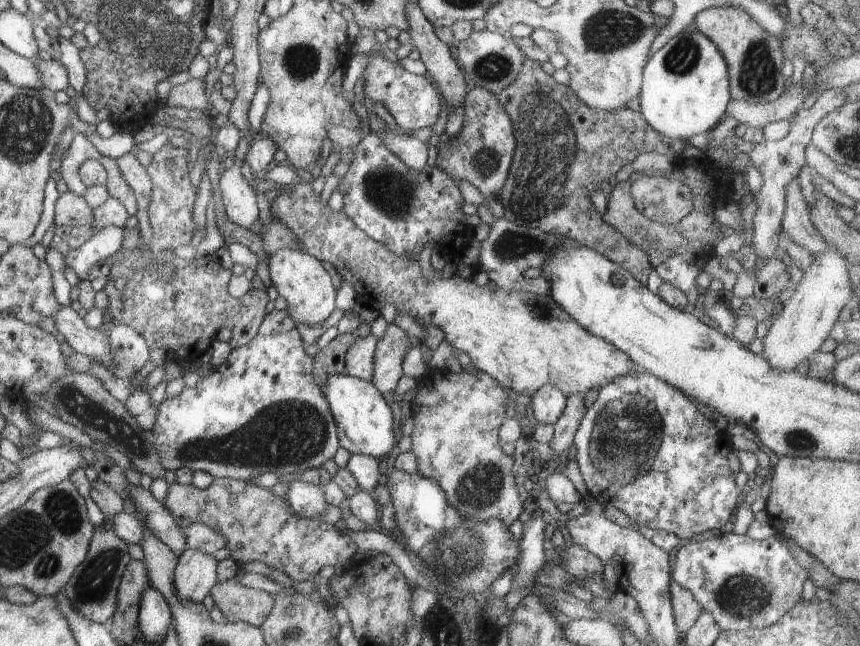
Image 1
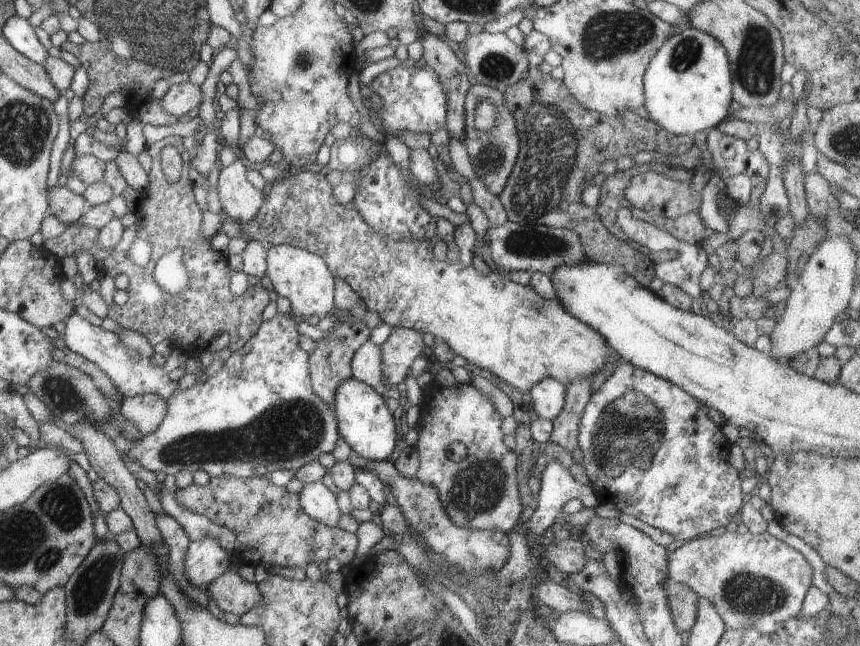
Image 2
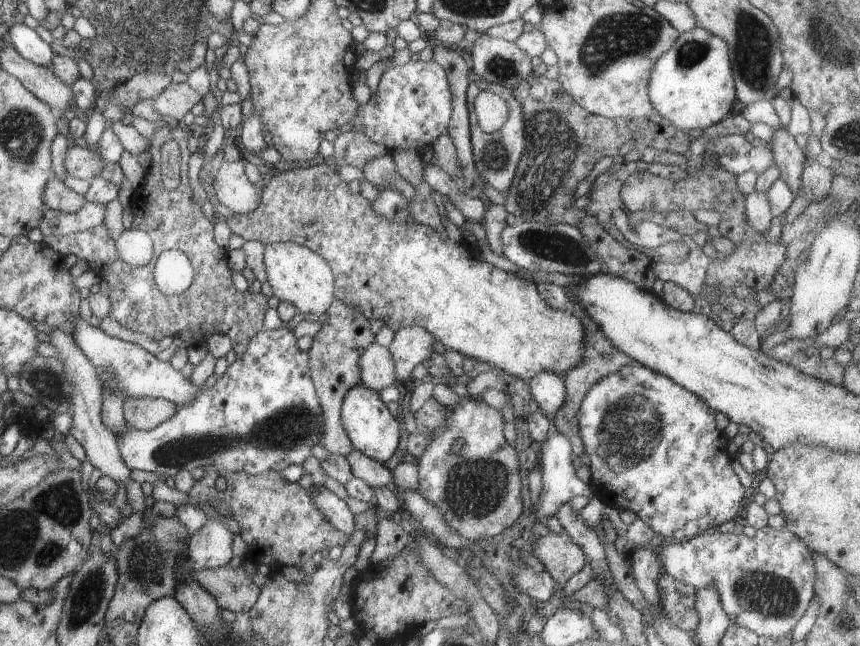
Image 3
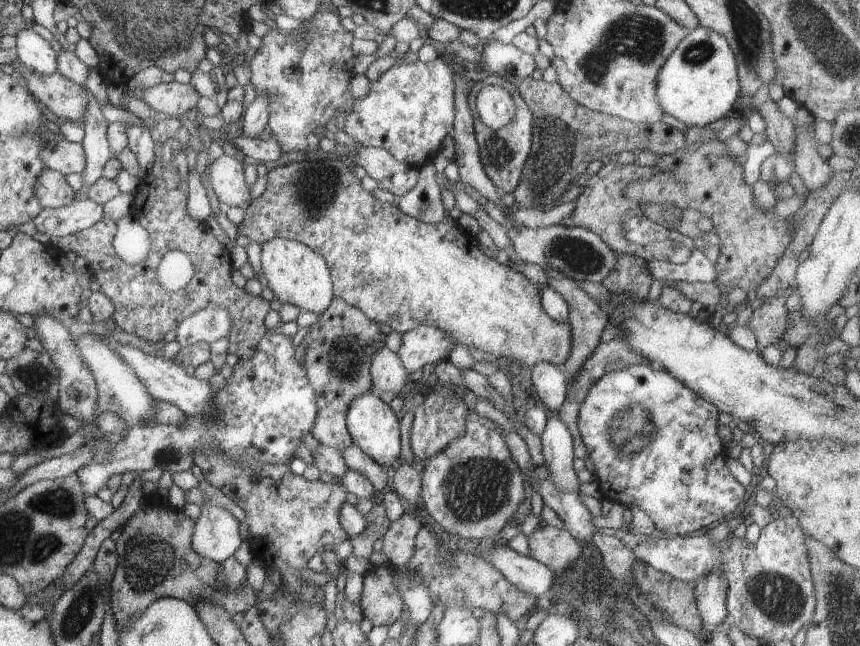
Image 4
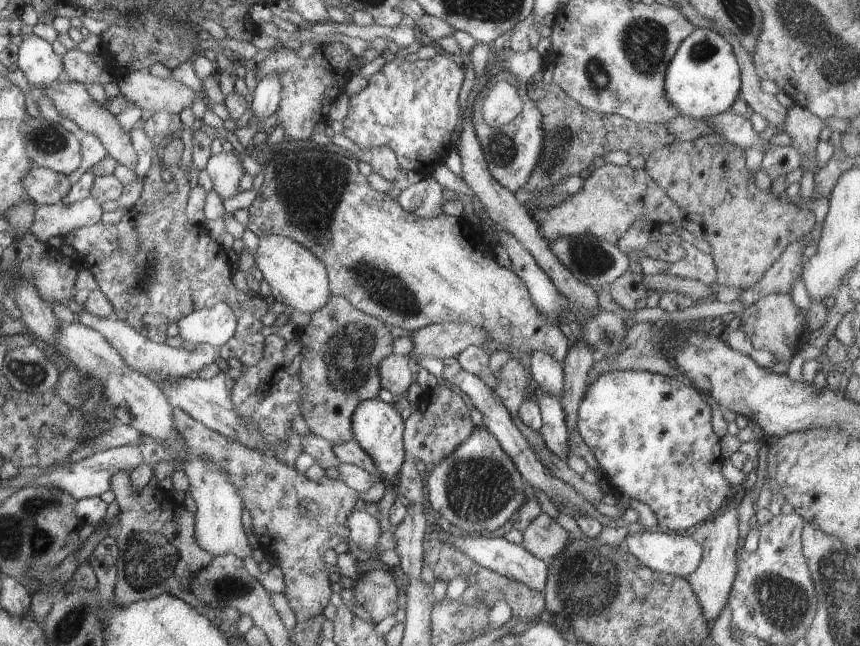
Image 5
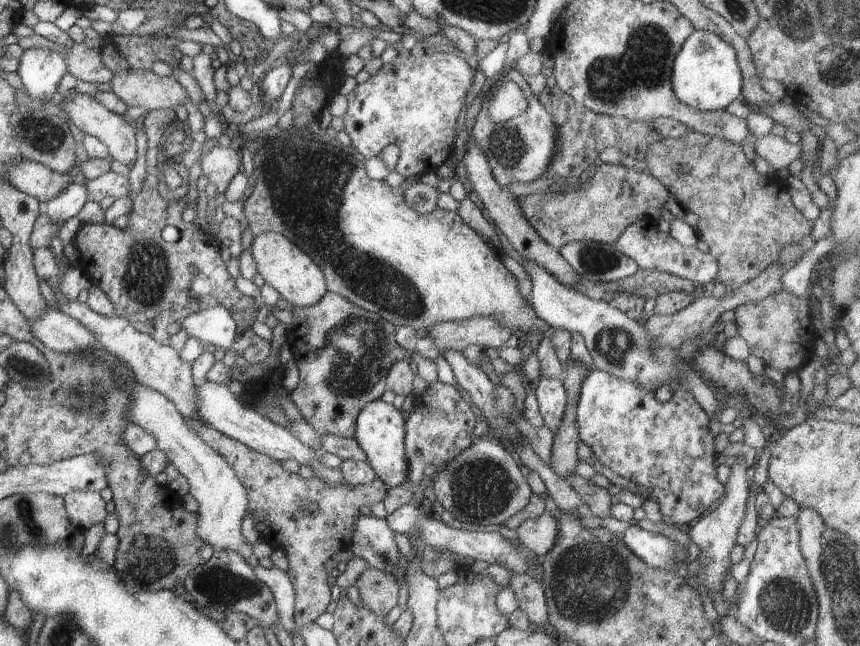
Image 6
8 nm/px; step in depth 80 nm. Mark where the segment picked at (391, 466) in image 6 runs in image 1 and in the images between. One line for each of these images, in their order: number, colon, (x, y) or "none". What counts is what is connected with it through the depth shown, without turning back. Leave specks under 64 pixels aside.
1: (363, 417)
2: (364, 421)
3: (372, 429)
4: (374, 428)
5: (377, 427)

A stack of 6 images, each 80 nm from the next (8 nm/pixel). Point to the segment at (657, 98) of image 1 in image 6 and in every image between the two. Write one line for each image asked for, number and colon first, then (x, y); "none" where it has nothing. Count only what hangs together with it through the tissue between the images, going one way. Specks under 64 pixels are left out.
2: (687, 86)
3: (691, 86)
4: (698, 84)
5: (703, 79)
6: (706, 75)

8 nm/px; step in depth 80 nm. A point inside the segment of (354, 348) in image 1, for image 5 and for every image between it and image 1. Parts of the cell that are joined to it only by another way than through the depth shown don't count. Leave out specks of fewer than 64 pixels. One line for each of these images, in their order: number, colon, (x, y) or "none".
2: (367, 365)
3: (377, 369)
4: (386, 370)
5: (396, 372)

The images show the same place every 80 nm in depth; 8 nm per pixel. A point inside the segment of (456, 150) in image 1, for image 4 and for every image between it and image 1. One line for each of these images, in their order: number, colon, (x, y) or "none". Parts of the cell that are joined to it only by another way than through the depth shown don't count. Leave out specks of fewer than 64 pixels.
2: (492, 152)
3: (496, 155)
4: (503, 152)

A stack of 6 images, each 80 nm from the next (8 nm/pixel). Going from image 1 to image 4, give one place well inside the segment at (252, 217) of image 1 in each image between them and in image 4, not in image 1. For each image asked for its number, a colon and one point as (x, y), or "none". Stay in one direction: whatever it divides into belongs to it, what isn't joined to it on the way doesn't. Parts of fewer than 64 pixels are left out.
2: (239, 198)
3: (234, 190)
4: (226, 173)

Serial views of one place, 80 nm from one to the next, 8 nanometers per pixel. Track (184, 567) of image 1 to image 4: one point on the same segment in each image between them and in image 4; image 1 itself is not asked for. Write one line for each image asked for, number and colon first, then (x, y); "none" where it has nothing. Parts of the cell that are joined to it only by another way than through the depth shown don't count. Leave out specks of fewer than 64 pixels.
2: (205, 560)
3: (210, 547)
4: (216, 537)

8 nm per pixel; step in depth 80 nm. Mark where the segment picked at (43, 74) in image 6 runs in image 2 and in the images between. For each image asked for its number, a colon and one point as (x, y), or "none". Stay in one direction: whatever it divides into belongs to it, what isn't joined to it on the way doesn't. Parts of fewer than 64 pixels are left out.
2: (17, 30)
3: (29, 44)
4: (33, 50)
5: (42, 66)

